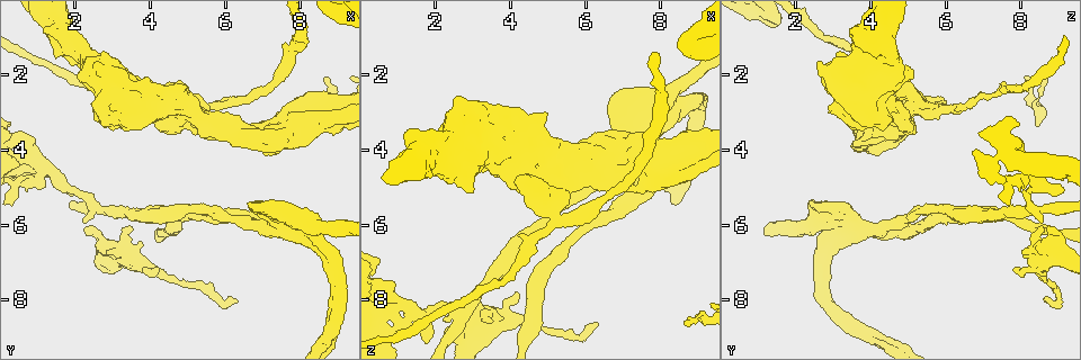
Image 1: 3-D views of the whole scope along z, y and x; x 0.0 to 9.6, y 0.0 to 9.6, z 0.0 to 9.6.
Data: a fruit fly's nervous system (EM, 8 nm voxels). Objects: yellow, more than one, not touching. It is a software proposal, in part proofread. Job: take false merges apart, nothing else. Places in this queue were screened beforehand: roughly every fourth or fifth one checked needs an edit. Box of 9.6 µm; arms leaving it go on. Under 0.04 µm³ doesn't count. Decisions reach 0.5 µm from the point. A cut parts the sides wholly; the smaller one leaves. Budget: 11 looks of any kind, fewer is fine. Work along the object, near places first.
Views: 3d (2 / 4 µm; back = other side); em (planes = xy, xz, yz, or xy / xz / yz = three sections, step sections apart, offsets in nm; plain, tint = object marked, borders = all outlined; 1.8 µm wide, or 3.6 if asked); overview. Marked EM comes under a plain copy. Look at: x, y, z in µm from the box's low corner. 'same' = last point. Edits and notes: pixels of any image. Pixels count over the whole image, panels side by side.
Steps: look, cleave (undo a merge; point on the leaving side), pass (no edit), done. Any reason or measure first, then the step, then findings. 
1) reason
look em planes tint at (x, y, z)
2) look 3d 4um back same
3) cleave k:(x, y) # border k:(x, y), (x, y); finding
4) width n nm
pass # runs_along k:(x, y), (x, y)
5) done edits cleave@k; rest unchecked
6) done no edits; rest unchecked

closes a loop
look em yz step 4 borders at (8.25, 3.35, 4.10)

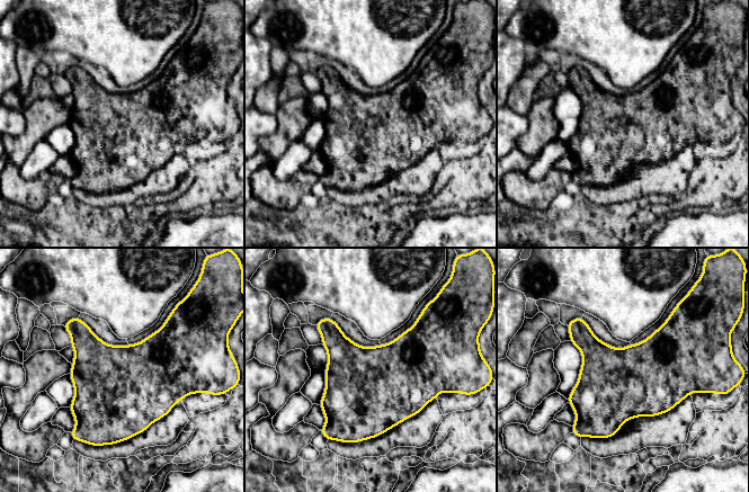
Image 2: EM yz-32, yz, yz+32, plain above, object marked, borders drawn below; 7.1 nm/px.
width 500 nm
pass # all the same neuron

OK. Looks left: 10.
touches itself
look em xy step 4 tint at (1.05, 4.40, 8.15)

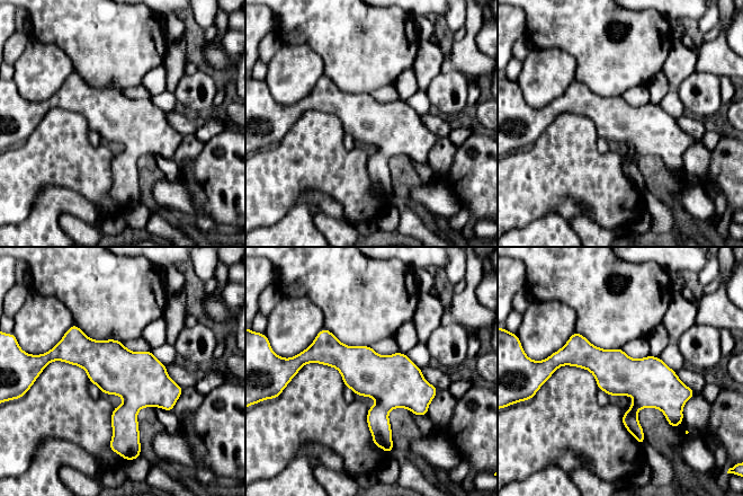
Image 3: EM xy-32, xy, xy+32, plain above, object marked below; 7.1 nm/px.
cut it another way
look em planes borders same

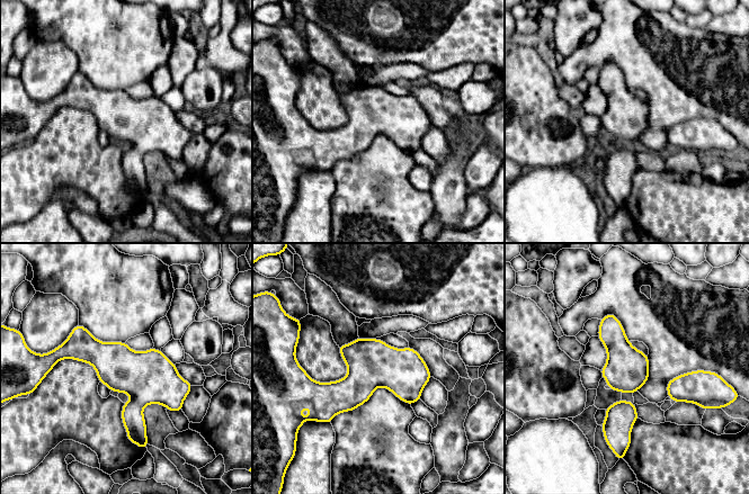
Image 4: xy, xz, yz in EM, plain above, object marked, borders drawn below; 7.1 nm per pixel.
pass # all the same neuron

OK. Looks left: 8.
three-way junction
look em xy step 4 tint at (5.15, 2.90, 5.80)

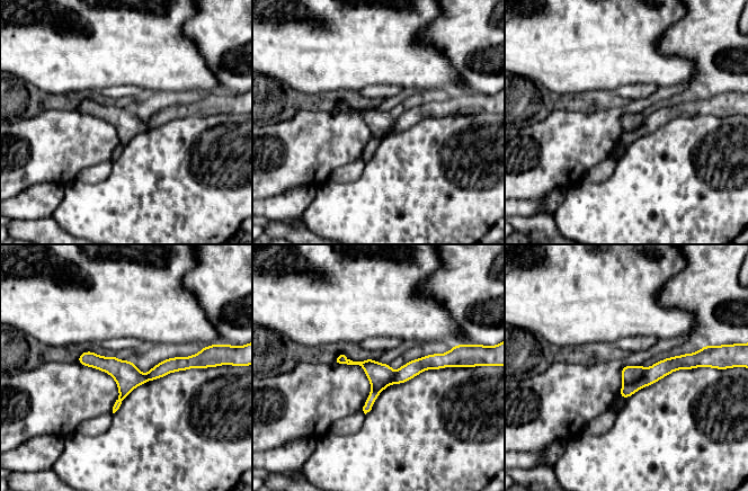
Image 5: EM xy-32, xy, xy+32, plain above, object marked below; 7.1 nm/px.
look em planes borders same

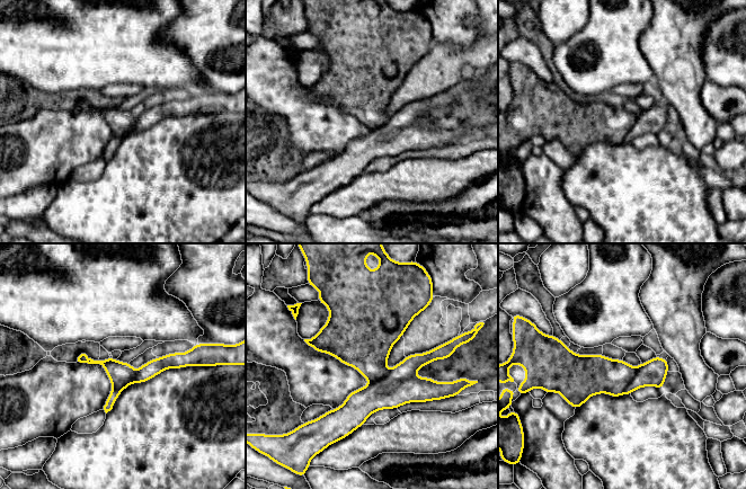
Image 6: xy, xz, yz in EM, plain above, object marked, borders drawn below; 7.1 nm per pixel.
width 180 nm
cleave 6:(654, 372) # part_leaving 6:(437, 353), (348, 417), (325, 417); a second neuron is stuck on

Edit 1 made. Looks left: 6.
look overview

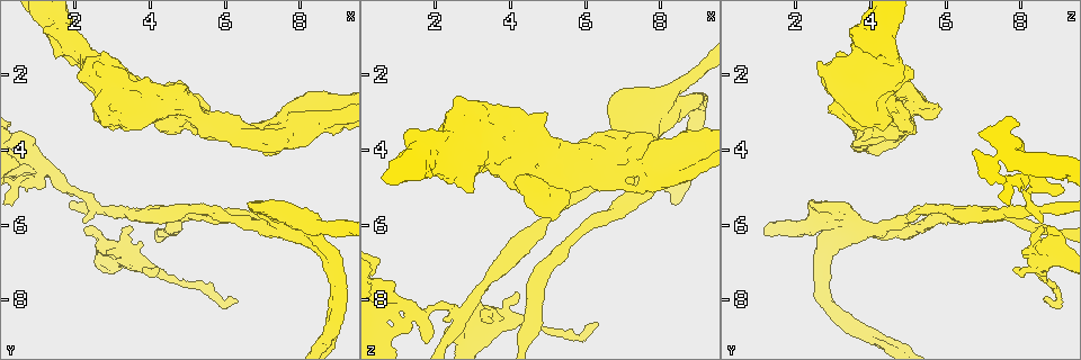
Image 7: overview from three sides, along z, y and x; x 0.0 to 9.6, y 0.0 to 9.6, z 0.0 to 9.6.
look em 3.6um planes tint at (1.75, 0.95, 4.20)

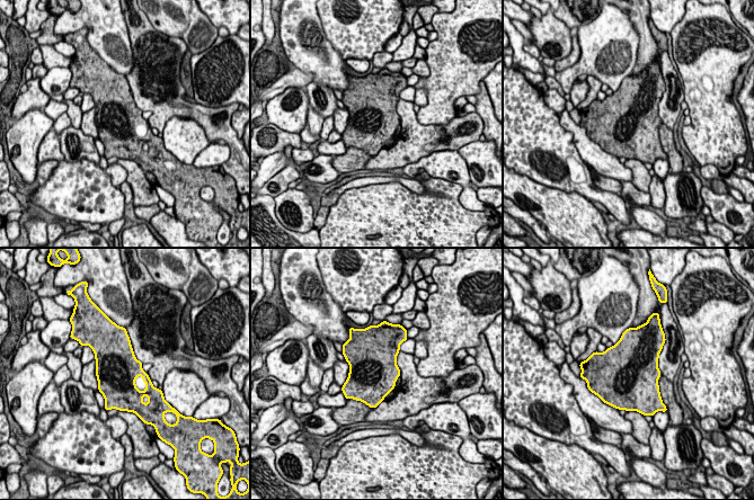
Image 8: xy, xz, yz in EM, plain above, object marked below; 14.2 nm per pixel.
pass # one neuron here

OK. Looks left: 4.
branch point
look 3d 2um at (8.70, 9.10, 4.30)

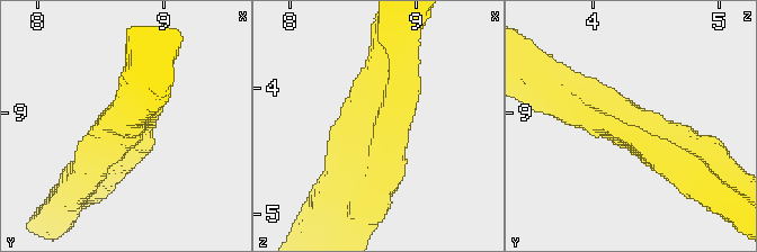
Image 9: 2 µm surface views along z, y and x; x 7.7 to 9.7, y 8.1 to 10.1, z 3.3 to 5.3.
need the tissue
look em yz step 8 tint at (8.72, 9.14, 4.28)

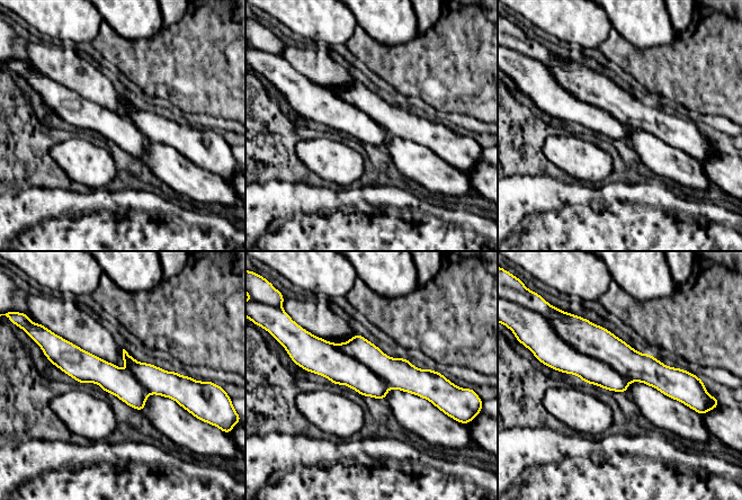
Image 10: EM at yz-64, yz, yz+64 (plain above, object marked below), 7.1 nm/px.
look em planes tint same

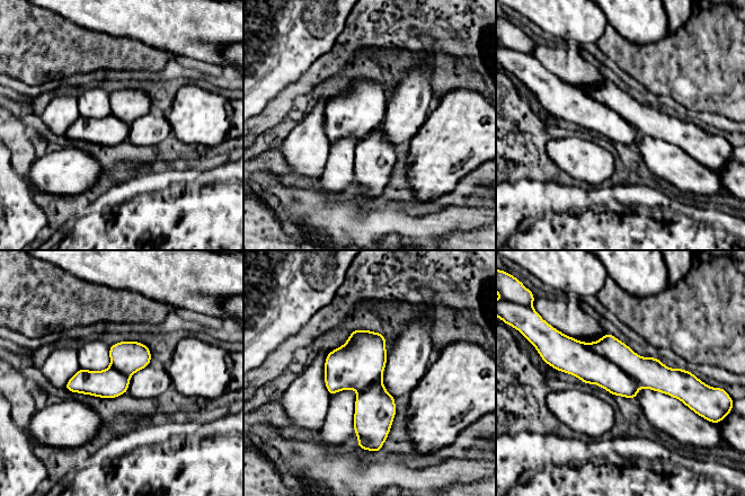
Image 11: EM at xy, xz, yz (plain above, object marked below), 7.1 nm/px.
cleave 11:(645, 371) # two neurons meet here

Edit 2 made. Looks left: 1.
done edits cleave@6, cleave@11; rest unchecked

